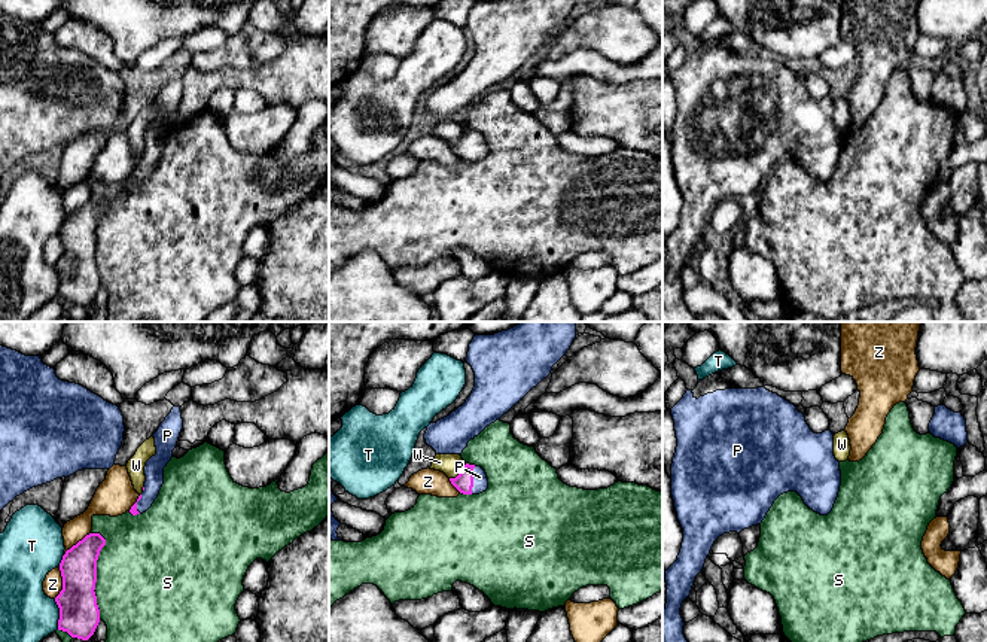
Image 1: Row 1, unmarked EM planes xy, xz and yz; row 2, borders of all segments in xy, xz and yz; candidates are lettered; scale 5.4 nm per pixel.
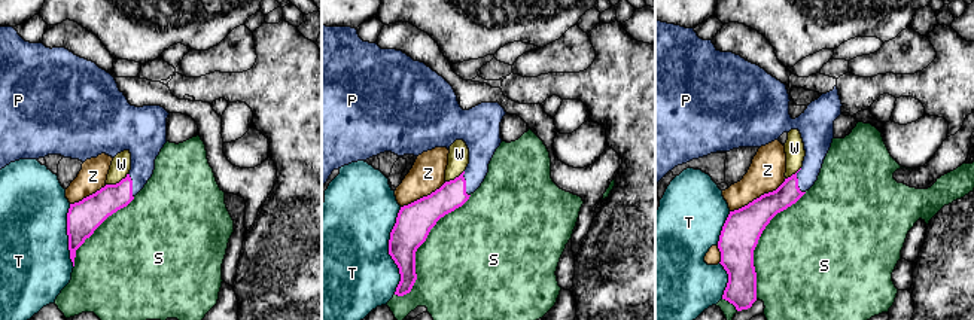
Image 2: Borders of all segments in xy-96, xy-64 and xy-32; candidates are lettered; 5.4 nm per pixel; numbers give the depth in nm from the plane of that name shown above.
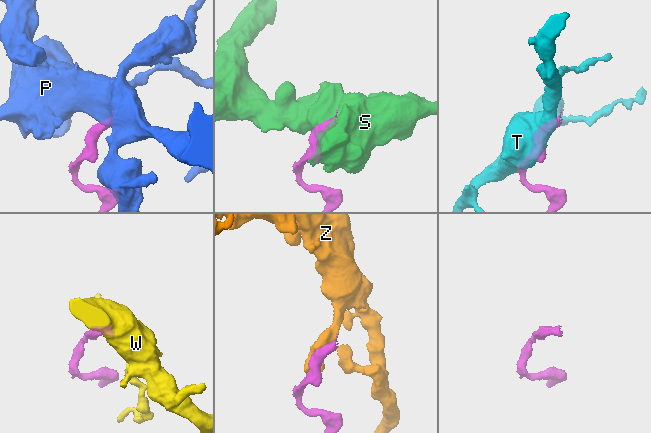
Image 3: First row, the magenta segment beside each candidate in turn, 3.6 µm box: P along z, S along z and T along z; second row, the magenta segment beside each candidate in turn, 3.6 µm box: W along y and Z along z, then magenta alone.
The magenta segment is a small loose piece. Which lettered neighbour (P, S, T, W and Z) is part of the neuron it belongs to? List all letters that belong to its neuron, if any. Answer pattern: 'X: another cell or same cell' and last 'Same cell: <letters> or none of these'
P: same cell
S: another cell
T: another cell
W: another cell
Z: another cell
Same cell: P

